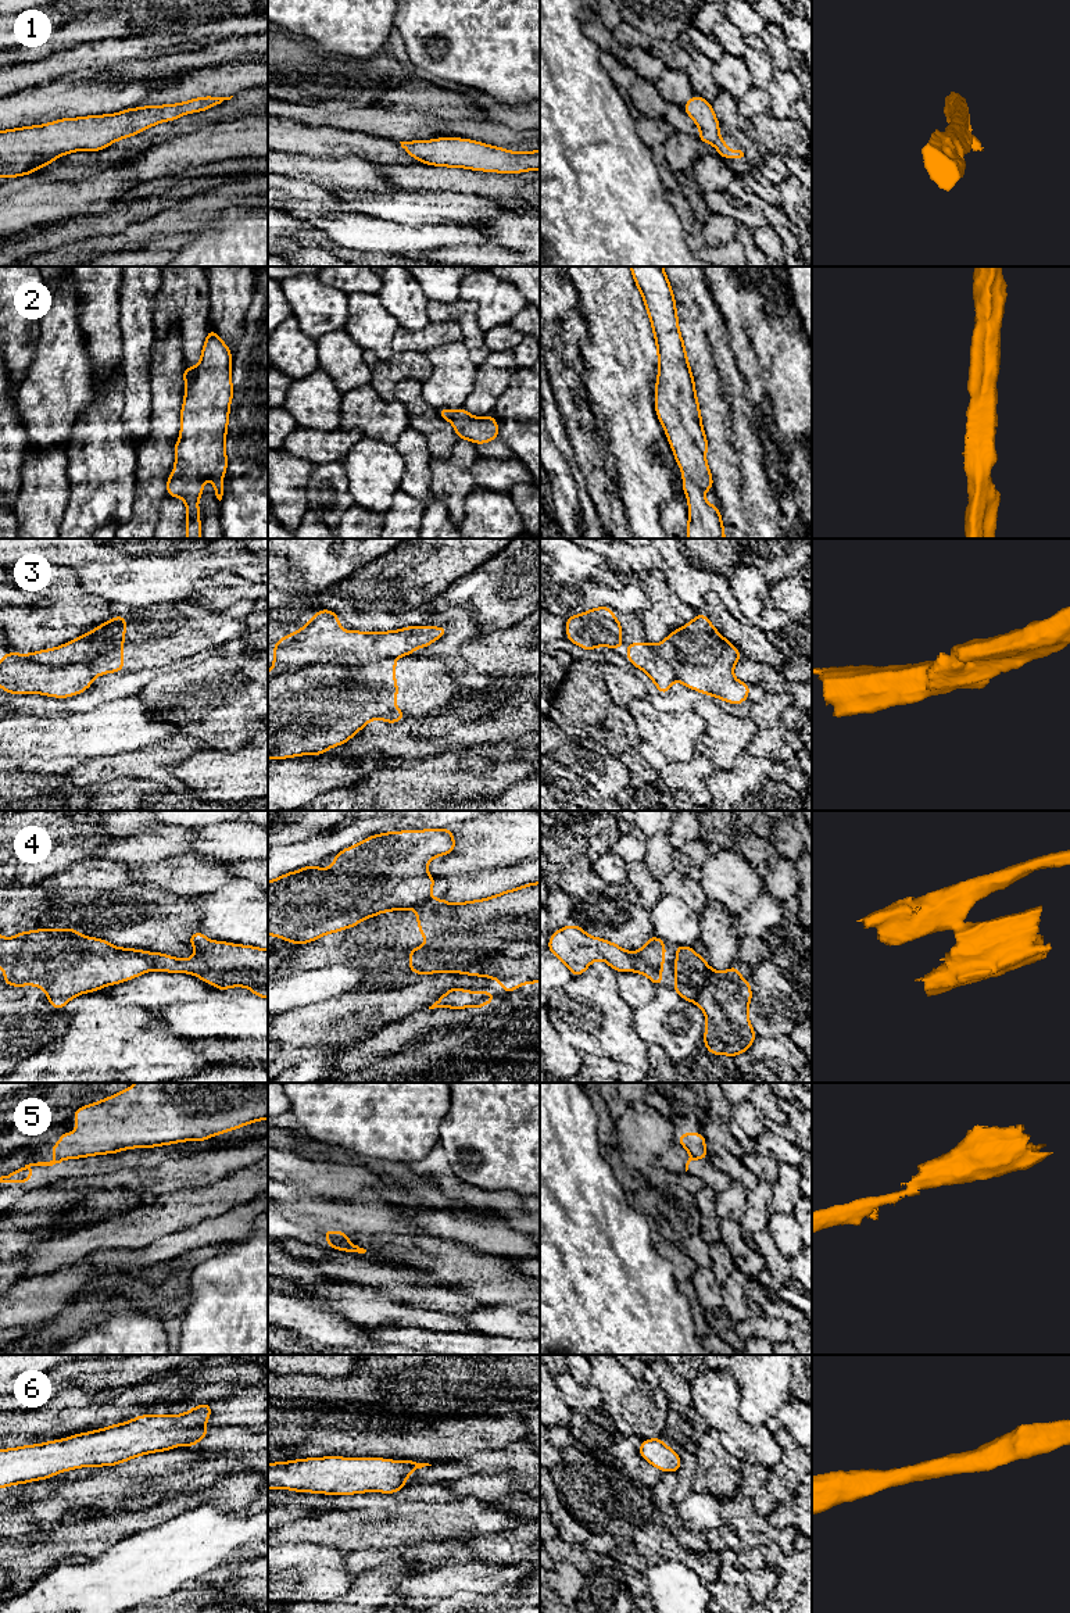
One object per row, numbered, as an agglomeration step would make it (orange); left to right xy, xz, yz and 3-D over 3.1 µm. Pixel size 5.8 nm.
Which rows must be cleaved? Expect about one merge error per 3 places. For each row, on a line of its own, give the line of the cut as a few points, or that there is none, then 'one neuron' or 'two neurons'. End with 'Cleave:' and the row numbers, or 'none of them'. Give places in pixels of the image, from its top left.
1: cut none; one neuron
2: cut none; one neuron
3: cut xz (394, 657), (355, 665), (311, 664), (268, 679); two neurons
4: cut xy (143, 951), (154, 968); two neurons
5: cut xz (326, 1237), (347, 1243); two neurons
6: cut none; one neuron
Cleave: 3, 4, 5

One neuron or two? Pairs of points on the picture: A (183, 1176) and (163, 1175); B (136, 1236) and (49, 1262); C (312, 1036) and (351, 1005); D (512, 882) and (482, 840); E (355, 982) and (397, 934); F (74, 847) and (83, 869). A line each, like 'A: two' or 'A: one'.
A: one
B: one
C: one
D: two
E: two
F: two

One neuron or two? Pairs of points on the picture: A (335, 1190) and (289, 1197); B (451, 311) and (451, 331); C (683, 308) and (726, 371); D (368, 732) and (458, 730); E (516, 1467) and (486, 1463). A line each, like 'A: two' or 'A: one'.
A: two
B: two
C: one
D: one
E: one

